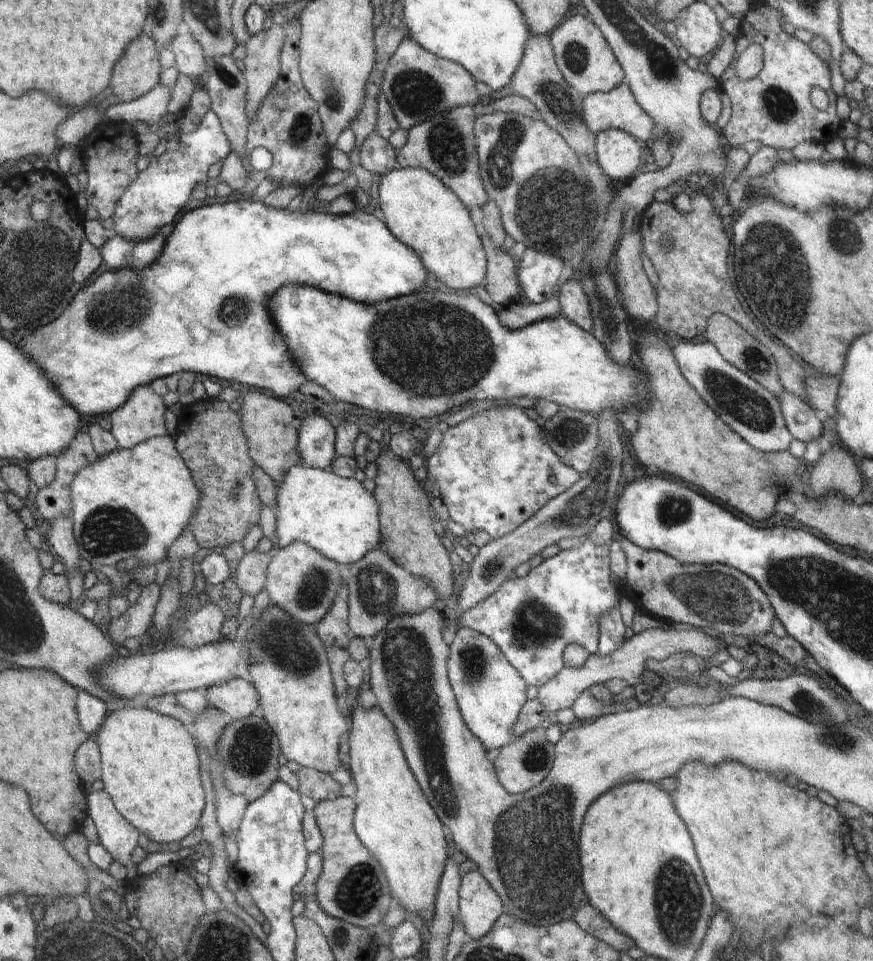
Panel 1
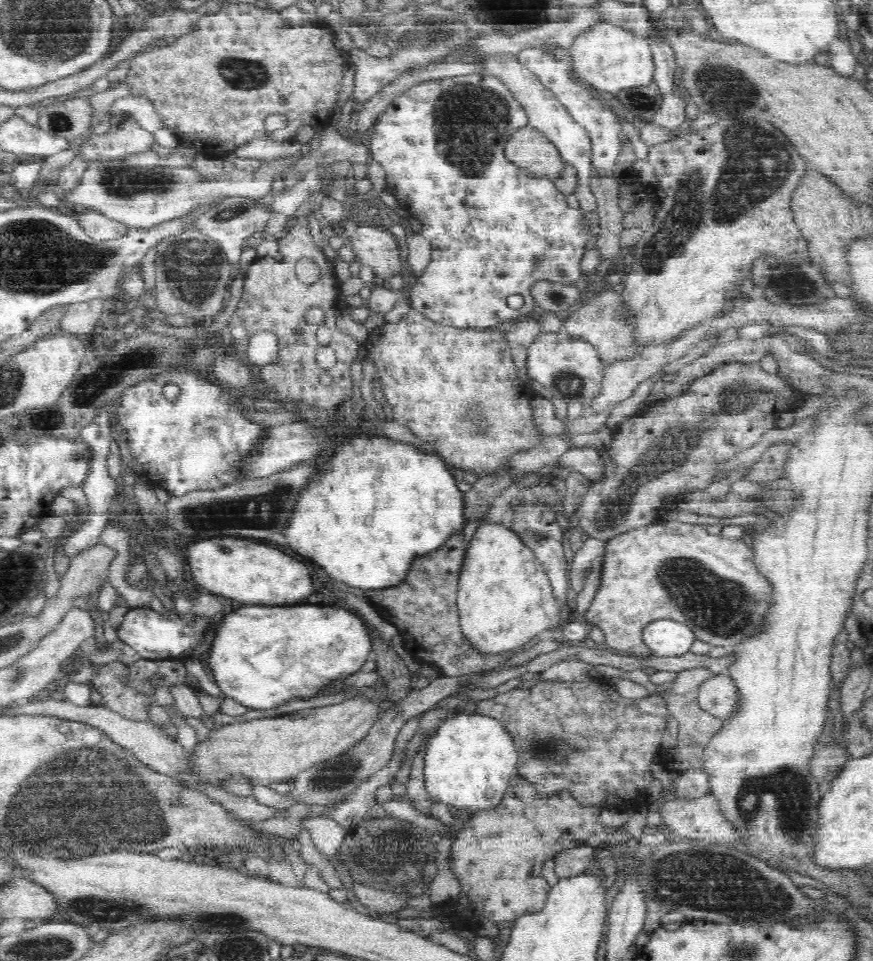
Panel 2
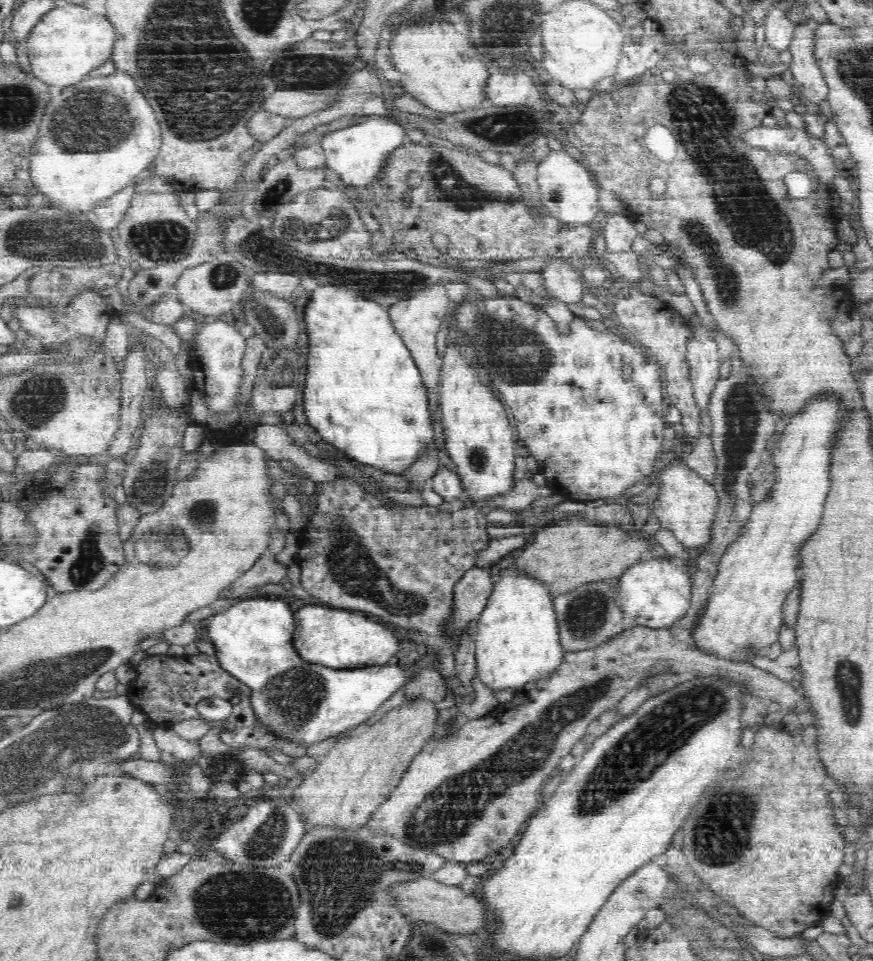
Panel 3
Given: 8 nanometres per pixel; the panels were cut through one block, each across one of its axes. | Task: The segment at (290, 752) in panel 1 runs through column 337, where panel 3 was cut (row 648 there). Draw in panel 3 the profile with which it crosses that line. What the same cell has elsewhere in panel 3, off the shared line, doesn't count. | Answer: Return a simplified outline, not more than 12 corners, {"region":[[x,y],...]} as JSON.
{"region":[[822,397],[786,422],[753,502],[695,624],[732,660],[778,642],[795,554],[830,490]]}

